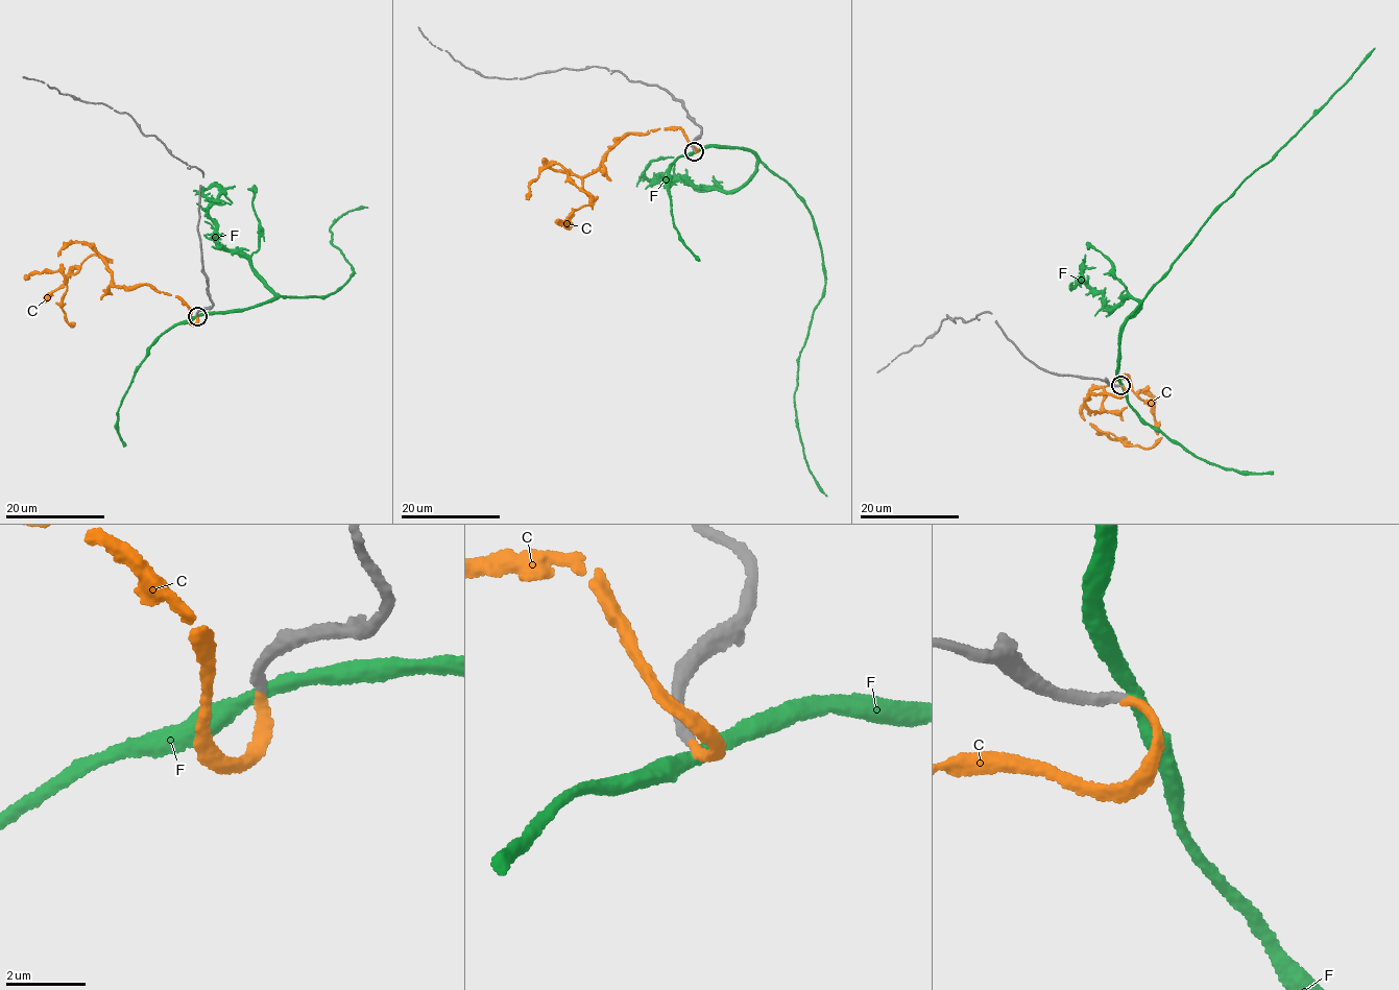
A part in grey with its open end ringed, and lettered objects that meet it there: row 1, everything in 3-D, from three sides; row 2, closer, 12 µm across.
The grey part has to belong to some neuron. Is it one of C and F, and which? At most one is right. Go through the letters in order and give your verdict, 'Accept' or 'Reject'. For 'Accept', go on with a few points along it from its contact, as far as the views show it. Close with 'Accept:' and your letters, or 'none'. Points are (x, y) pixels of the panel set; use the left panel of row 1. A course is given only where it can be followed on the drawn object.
C: Accept. Its course: (197, 316), (193, 323), (175, 295), (115, 285), (98, 252), (73, 242), (58, 256), (61, 304), (74, 322)
F: Reject
Accept: C

